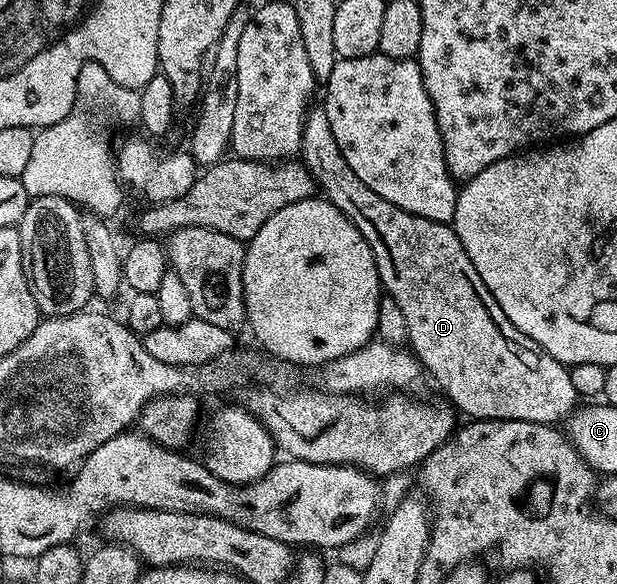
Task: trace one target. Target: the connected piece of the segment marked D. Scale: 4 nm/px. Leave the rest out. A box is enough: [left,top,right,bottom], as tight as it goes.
[299,106,578,425]

